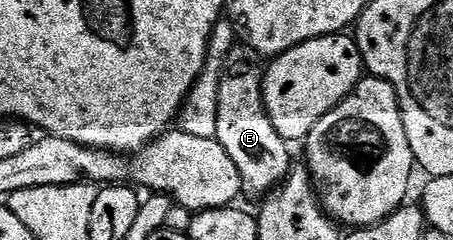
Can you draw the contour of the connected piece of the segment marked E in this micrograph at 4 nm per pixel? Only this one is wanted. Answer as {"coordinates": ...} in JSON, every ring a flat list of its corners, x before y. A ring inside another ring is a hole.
{"coordinates":[[249,48,231,50,222,68,216,104,216,138,224,152,228,152,228,156,232,156,236,163,236,169,240,171,242,189,247,195,269,194,286,179,292,169,291,147,280,136,280,132,272,128,272,120,268,120,262,95,263,77,264,66,259,55]]}

